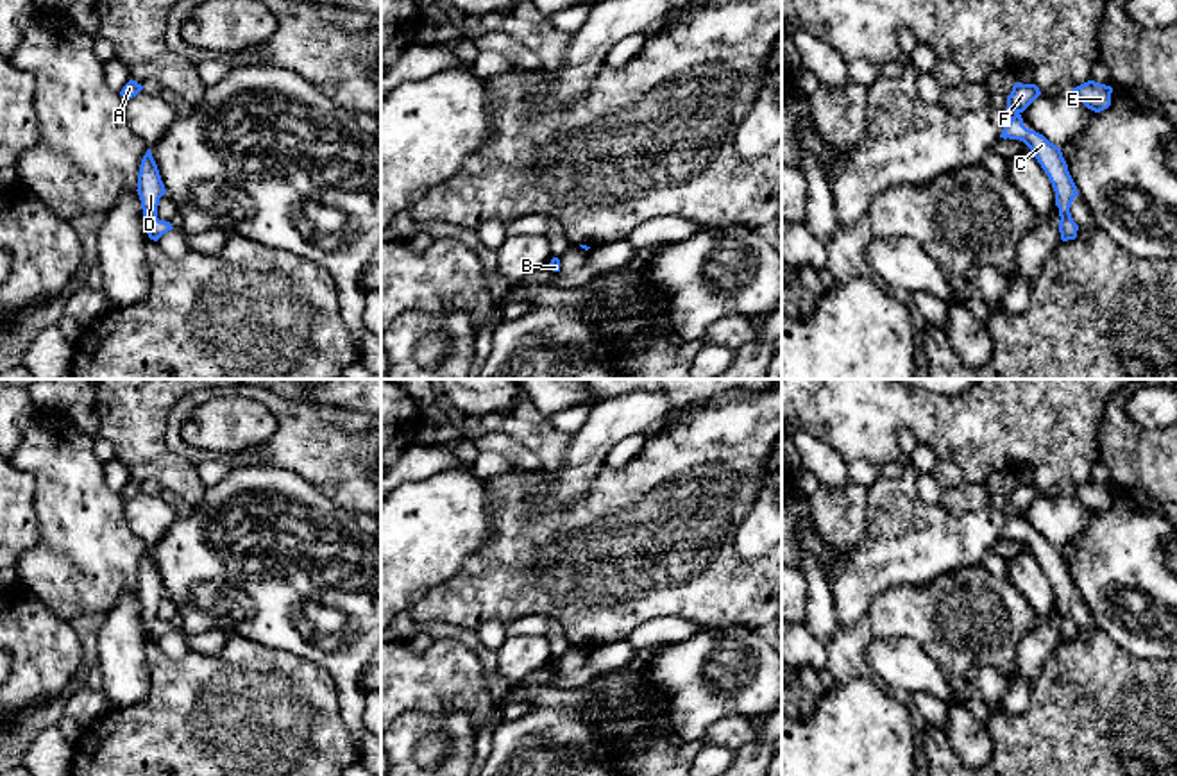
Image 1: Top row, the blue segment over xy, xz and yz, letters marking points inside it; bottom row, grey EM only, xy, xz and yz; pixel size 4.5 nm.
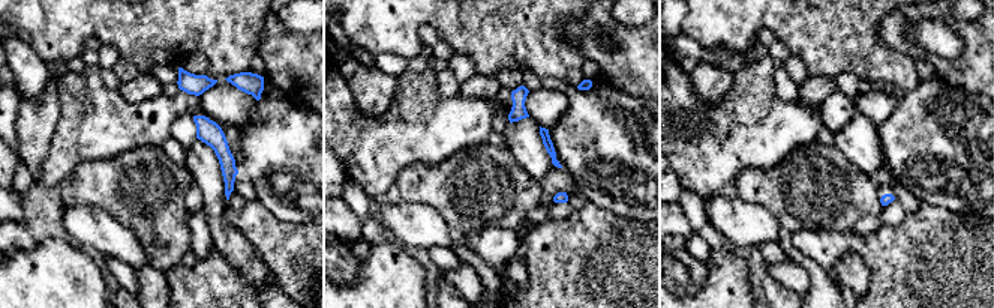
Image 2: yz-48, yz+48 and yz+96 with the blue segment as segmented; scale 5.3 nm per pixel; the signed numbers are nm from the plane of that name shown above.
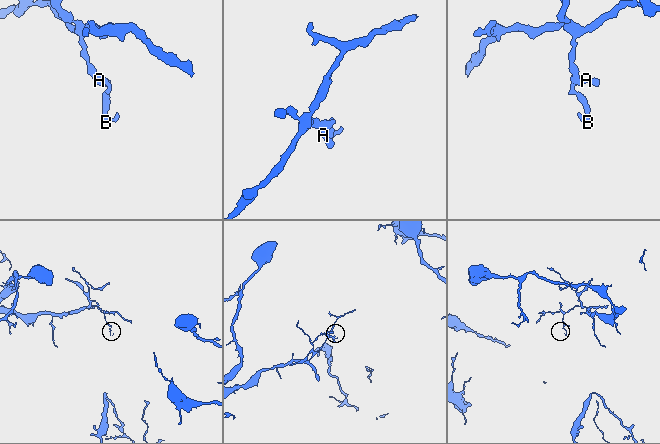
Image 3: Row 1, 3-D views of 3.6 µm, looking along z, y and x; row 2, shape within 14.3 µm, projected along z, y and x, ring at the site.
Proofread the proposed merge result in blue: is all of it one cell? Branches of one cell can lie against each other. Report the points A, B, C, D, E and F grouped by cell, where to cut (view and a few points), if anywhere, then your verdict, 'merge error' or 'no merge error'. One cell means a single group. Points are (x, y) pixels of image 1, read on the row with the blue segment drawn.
groups A B C D E F; cut none; no merge error

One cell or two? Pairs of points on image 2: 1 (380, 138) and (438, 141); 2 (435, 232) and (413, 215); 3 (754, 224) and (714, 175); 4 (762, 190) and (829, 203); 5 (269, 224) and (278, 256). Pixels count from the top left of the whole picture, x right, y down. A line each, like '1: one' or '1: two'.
1: one
2: one
3: two
4: one
5: one

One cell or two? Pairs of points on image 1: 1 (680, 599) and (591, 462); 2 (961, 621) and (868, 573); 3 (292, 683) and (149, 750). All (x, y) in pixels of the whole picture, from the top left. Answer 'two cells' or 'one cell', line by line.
1: two cells
2: two cells
3: one cell

